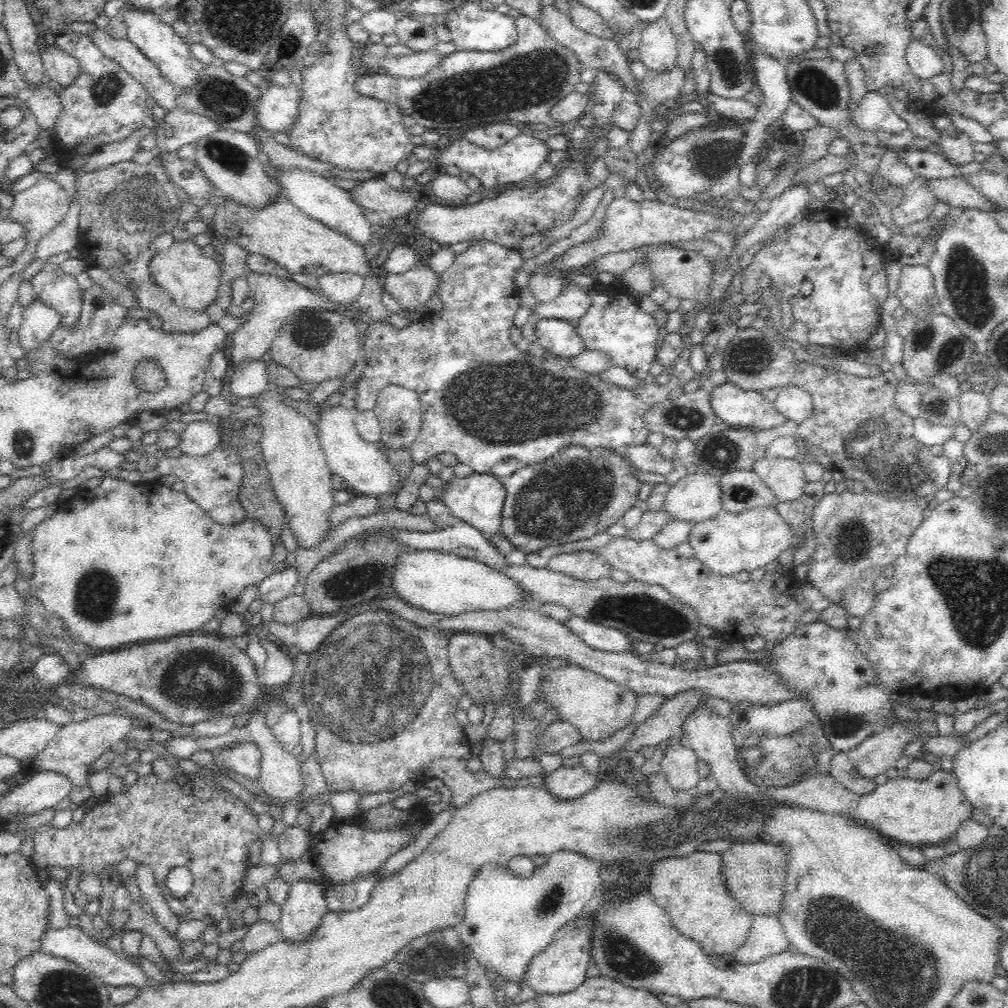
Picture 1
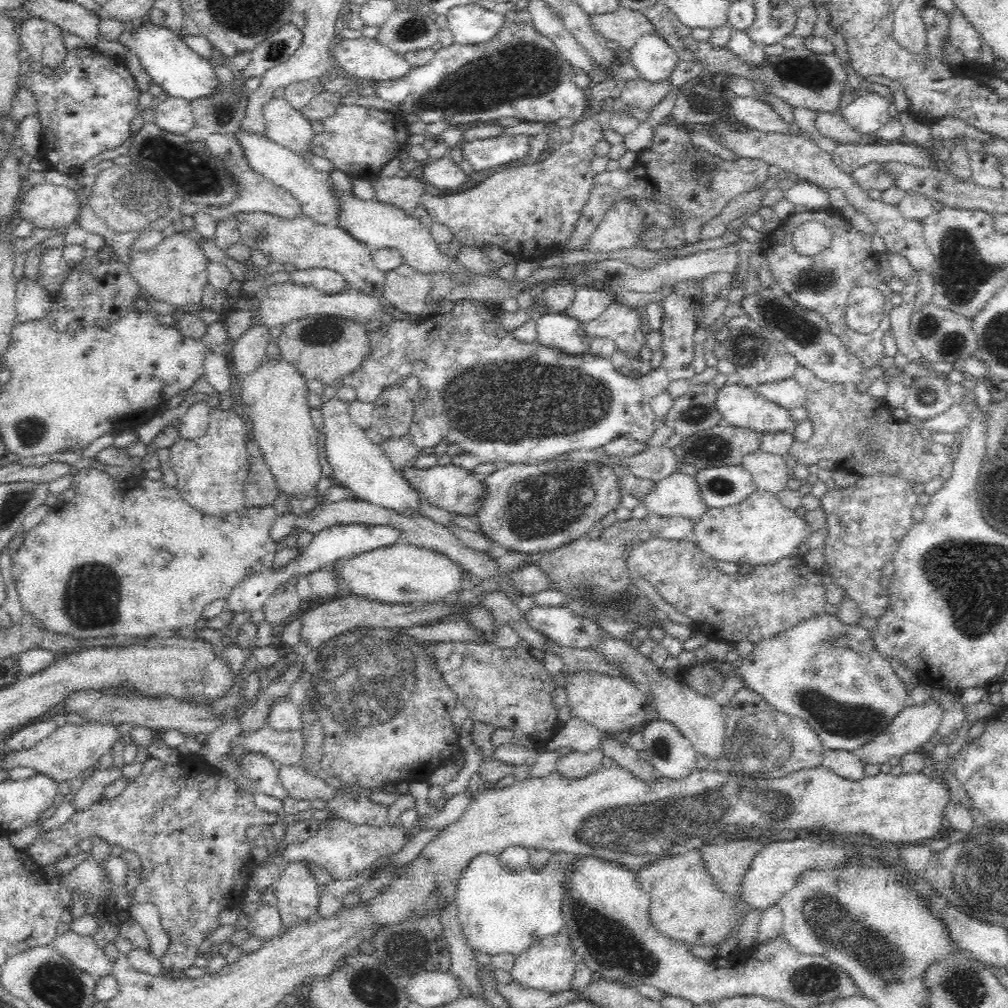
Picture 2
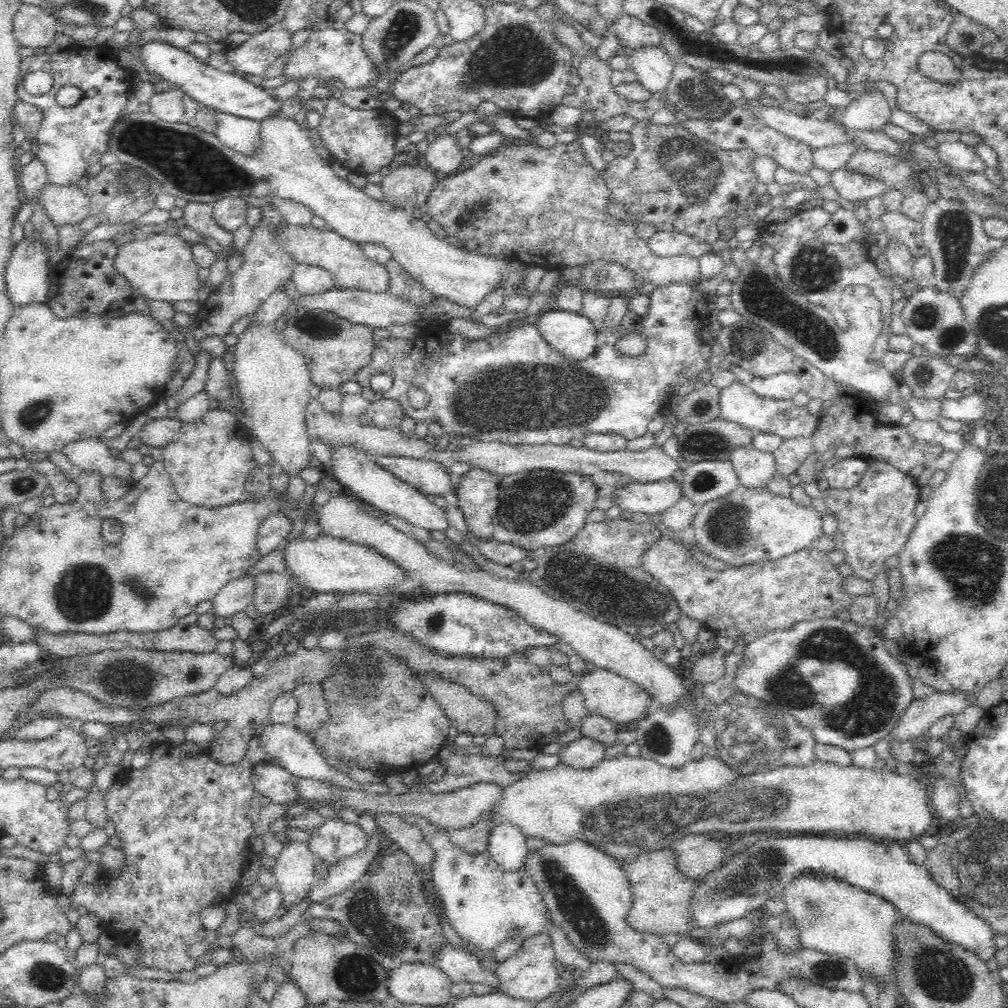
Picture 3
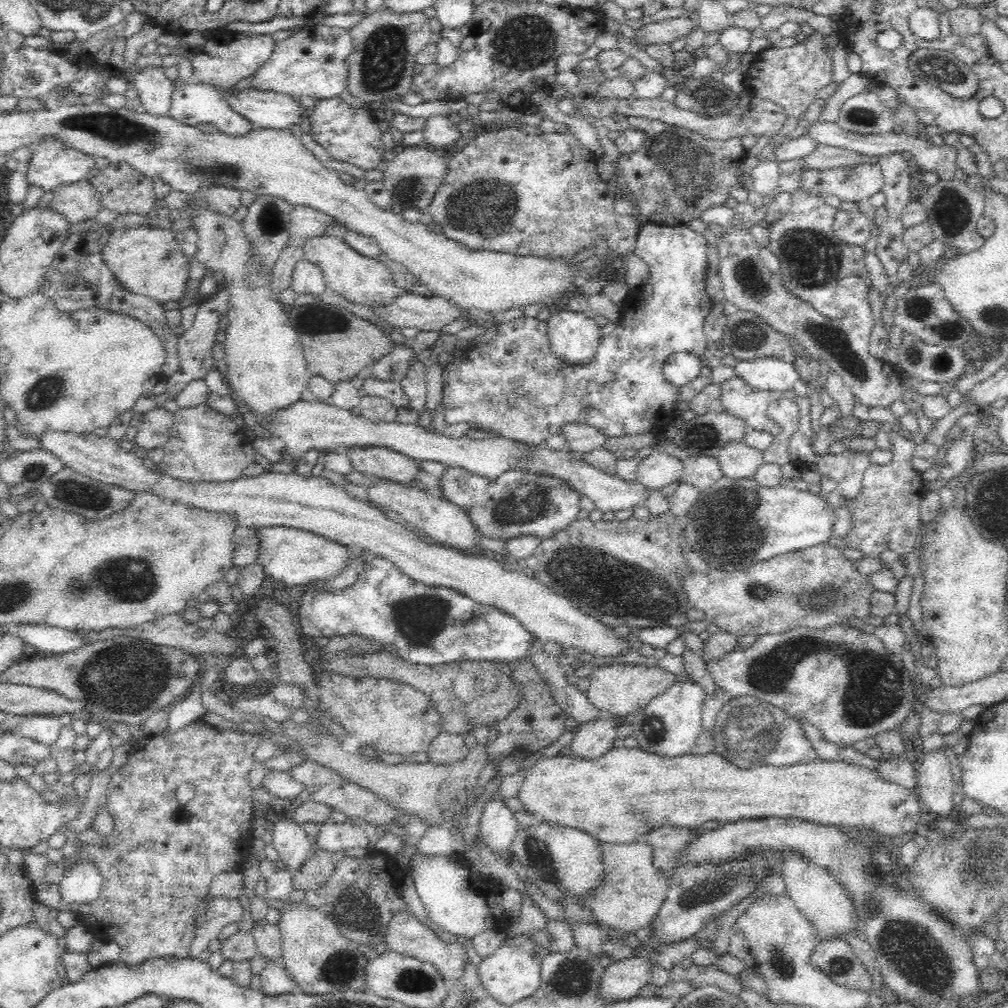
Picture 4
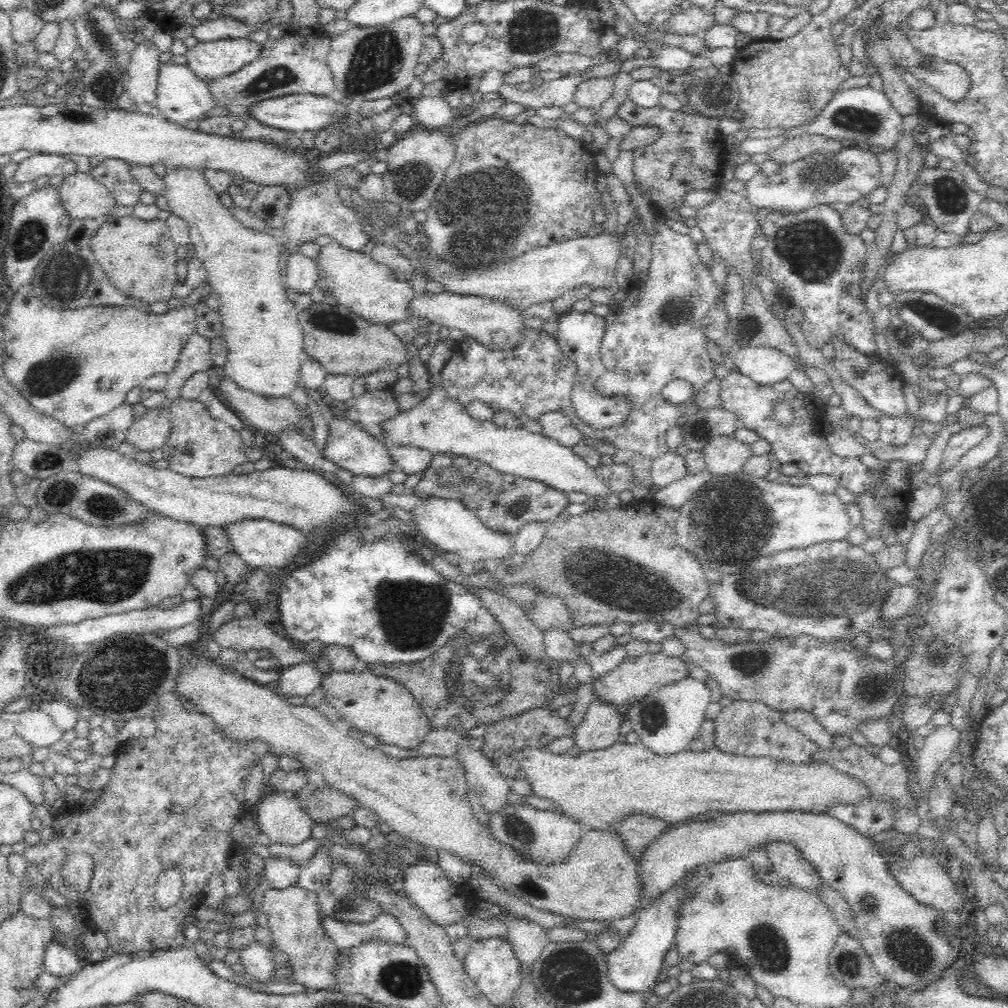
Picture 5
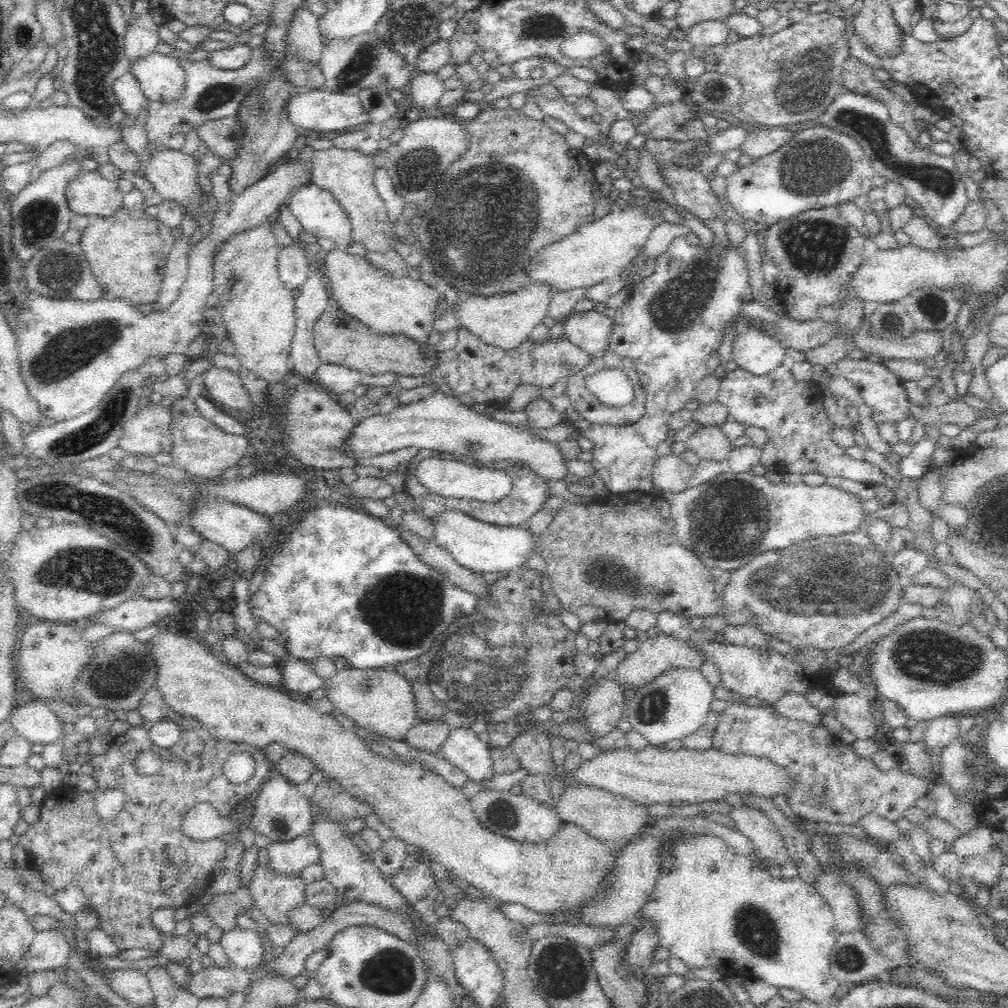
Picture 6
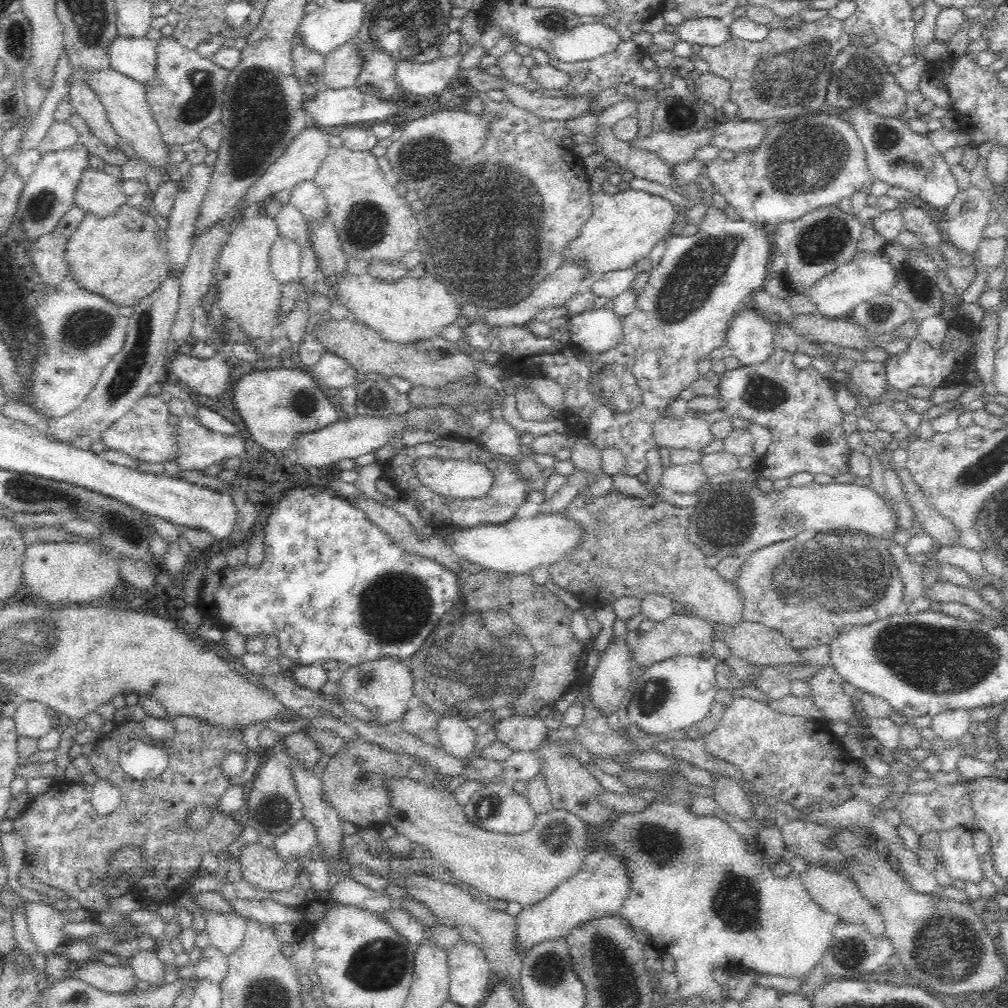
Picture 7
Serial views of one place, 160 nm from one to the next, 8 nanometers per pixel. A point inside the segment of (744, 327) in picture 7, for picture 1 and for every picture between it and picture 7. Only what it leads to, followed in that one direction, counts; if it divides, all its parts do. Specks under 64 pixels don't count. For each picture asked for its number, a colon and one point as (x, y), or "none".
1: (793, 402)
2: (788, 393)
3: (784, 385)
4: (769, 373)
5: (765, 365)
6: (756, 351)

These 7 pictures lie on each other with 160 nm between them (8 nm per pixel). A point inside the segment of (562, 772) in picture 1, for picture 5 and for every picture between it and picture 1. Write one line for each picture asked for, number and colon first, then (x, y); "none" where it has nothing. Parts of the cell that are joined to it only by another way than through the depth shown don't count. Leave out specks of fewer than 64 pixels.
2: (575, 764)
3: (585, 752)
4: (591, 740)
5: (600, 728)

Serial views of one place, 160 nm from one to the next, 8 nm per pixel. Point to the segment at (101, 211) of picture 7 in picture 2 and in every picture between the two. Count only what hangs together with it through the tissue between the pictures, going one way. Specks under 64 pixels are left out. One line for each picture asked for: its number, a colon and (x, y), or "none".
2: (48, 206)
3: (65, 205)
4: (78, 202)
5: (83, 197)
6: (90, 194)

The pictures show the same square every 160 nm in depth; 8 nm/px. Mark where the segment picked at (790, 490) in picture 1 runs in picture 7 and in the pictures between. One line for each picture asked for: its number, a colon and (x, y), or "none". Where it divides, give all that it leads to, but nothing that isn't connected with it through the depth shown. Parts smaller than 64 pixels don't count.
2: (769, 472)
3: (753, 468)
4: (737, 460)
5: (723, 455)
6: (710, 443)
7: (691, 432)

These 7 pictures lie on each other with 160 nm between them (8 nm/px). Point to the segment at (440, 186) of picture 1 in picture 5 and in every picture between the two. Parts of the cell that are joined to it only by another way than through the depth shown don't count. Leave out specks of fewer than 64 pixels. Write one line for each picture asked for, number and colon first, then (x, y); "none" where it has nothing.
2: (443, 174)
3: (443, 154)
4: (439, 131)
5: (433, 112)

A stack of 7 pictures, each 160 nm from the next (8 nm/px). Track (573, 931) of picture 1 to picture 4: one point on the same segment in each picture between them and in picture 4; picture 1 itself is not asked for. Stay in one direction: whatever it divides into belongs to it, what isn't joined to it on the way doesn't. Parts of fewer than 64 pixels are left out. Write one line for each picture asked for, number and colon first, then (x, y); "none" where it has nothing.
2: (548, 965)
3: (531, 973)
4: (512, 973)

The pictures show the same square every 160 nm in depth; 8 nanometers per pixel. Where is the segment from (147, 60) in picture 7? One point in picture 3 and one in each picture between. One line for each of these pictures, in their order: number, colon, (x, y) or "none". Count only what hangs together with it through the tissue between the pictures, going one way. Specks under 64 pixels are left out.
3: (240, 134)
4: (192, 103)
5: (181, 96)
6: (161, 77)

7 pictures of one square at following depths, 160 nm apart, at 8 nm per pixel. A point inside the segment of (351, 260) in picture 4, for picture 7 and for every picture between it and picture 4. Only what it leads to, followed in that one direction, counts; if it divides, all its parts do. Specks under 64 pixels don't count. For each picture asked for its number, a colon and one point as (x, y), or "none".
5: (370, 290)
6: (397, 306)
7: (411, 309)

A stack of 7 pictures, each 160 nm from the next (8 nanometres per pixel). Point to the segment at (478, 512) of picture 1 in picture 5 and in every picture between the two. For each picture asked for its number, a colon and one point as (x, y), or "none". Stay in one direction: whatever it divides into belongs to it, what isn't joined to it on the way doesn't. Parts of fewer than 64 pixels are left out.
2: (452, 488)
3: (429, 477)
4: (380, 462)
5: (349, 446)

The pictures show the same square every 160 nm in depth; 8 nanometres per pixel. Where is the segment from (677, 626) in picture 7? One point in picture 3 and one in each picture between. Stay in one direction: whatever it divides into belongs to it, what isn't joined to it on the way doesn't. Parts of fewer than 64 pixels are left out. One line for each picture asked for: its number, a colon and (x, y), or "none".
3: (619, 699)
4: (618, 689)
5: (633, 679)
6: (653, 656)

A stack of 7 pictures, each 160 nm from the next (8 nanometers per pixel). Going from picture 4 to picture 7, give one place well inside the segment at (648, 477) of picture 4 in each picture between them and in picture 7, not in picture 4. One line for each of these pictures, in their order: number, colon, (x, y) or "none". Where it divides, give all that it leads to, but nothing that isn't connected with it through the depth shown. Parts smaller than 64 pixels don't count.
5: (668, 467)
6: (670, 474)
7: (688, 478)

